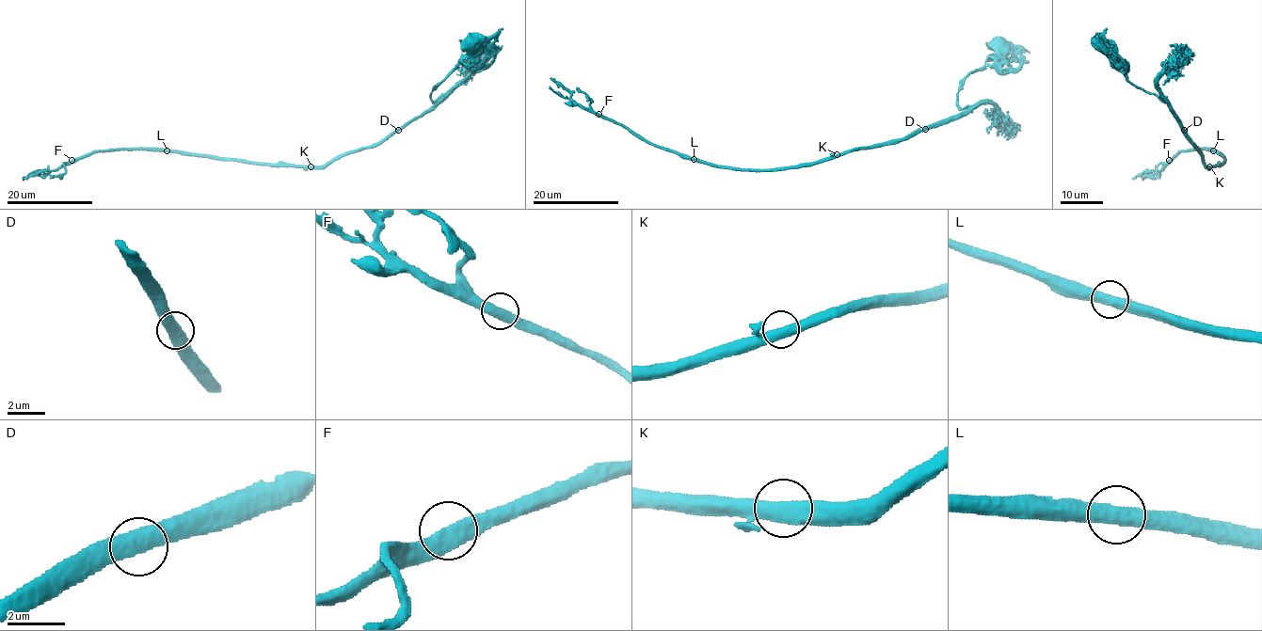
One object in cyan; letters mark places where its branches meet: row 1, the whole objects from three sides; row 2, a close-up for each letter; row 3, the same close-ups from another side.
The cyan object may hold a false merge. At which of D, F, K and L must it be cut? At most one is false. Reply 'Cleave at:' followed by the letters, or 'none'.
Cleave at: none

